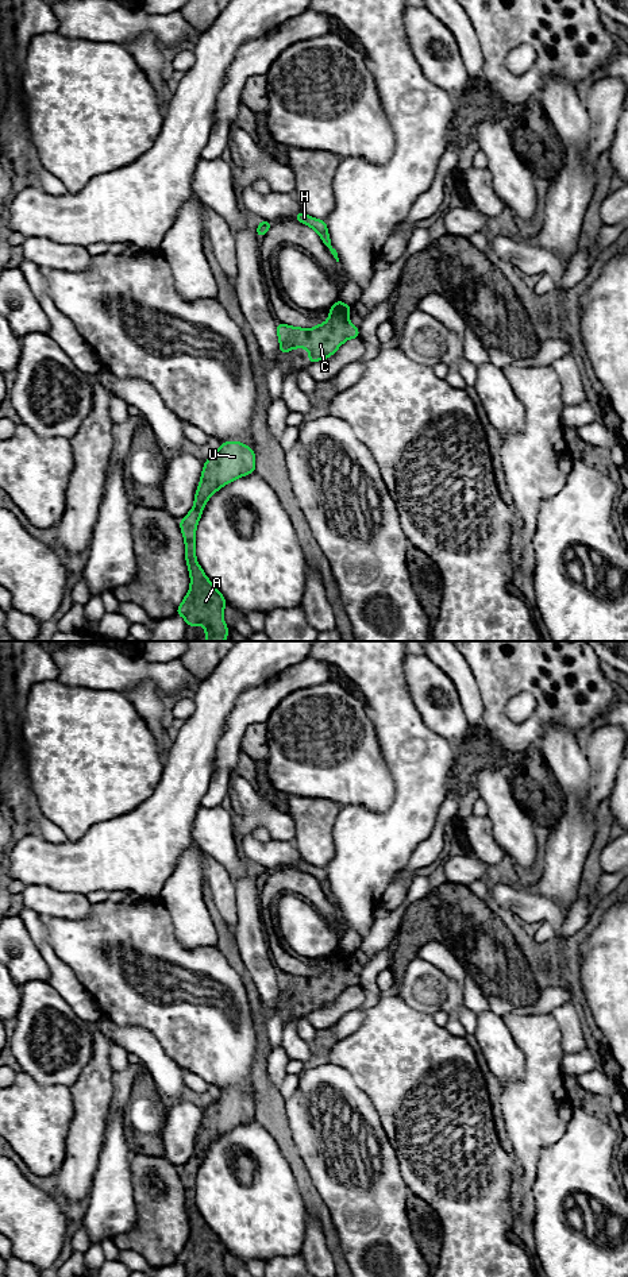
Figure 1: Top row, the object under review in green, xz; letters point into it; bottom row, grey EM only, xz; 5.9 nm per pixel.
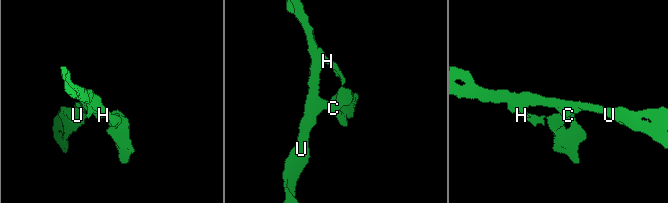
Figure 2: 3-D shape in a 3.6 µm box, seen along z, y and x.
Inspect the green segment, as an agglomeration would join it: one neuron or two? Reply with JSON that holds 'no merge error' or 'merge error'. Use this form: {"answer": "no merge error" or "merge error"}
{"answer": "no merge error"}

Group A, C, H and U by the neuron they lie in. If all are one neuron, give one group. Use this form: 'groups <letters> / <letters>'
groups A C H U

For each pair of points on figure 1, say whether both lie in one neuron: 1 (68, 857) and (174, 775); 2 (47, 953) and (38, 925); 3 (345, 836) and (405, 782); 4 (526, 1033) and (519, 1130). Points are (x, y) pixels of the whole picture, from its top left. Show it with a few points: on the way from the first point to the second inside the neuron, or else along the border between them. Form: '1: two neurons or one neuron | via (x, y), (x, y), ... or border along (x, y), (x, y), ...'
1: one neuron | via (99, 857), (108, 857), (160, 806)
2: one neuron | via (43, 946), (38, 932)
3: one neuron | via (365, 836), (372, 836), (405, 802)
4: one neuron | via (535, 1057), (535, 1106)

